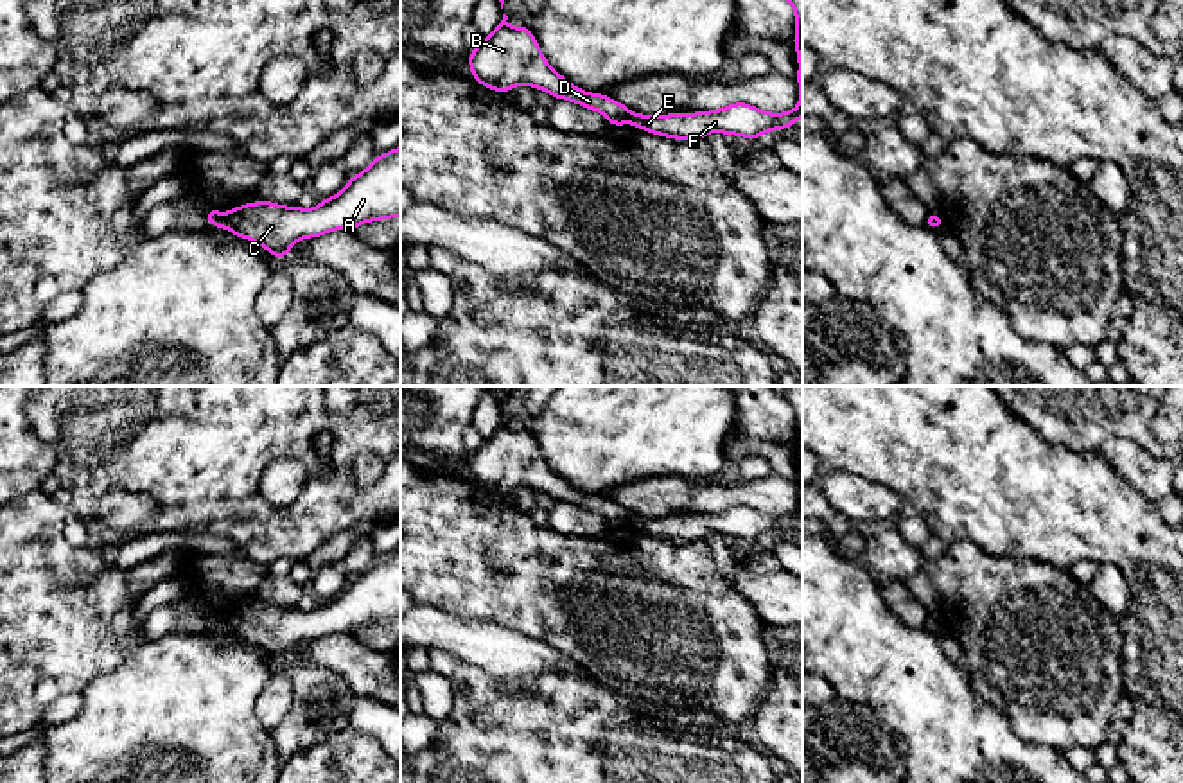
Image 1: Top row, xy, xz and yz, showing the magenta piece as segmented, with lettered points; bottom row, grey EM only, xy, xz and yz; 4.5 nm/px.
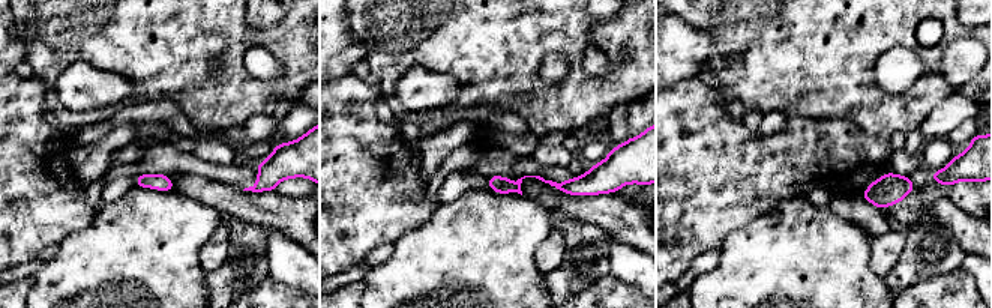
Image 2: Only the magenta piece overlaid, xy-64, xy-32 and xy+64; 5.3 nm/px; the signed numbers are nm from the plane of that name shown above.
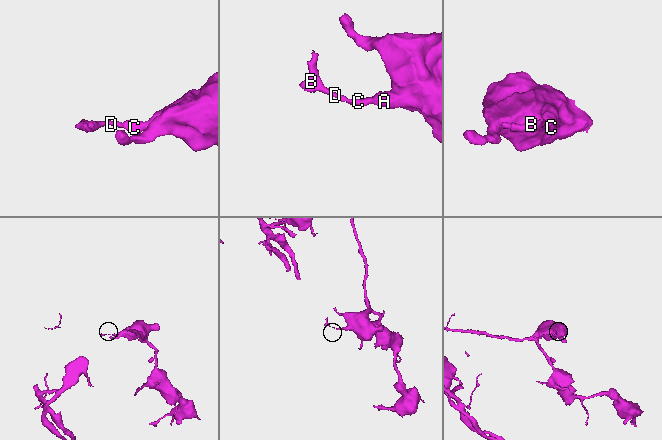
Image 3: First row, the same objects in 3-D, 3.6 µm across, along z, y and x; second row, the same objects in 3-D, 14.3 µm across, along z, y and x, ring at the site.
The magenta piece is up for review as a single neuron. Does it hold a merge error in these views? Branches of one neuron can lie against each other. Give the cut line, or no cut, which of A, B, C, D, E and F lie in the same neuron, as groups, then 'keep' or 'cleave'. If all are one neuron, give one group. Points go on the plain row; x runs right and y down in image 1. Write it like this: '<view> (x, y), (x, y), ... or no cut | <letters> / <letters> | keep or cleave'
xy (228, 616), (225, 629) | A C E F / B D | cleave

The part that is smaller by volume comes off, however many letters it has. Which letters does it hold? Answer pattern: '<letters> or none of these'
B, D

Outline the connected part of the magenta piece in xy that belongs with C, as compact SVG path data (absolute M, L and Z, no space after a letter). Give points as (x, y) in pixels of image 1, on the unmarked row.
M400 550L377 559L345 591L303 612L269 603L246 605L228 614L228 632L284 661L300 641L332 632L355 632L368 623L400 618Z

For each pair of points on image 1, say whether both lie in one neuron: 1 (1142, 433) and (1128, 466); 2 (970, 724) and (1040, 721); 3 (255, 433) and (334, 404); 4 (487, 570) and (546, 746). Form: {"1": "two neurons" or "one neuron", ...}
{"1": "two neurons", "2": "two neurons", "3": "two neurons", "4": "two neurons"}

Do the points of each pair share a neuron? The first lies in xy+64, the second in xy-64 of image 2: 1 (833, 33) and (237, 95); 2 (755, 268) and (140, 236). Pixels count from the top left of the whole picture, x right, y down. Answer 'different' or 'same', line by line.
1: same
2: same

